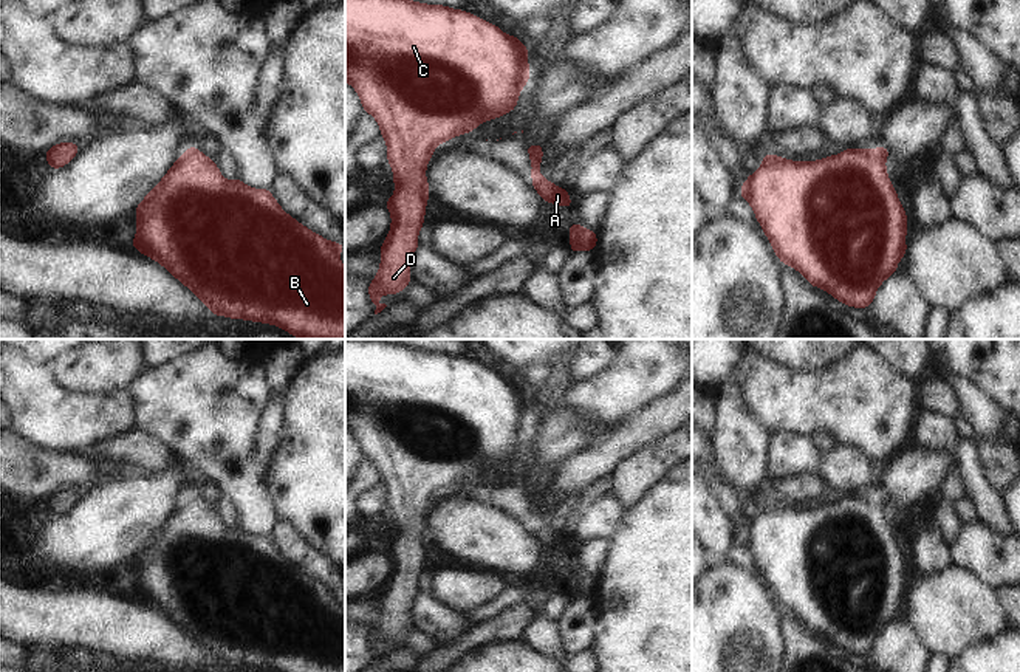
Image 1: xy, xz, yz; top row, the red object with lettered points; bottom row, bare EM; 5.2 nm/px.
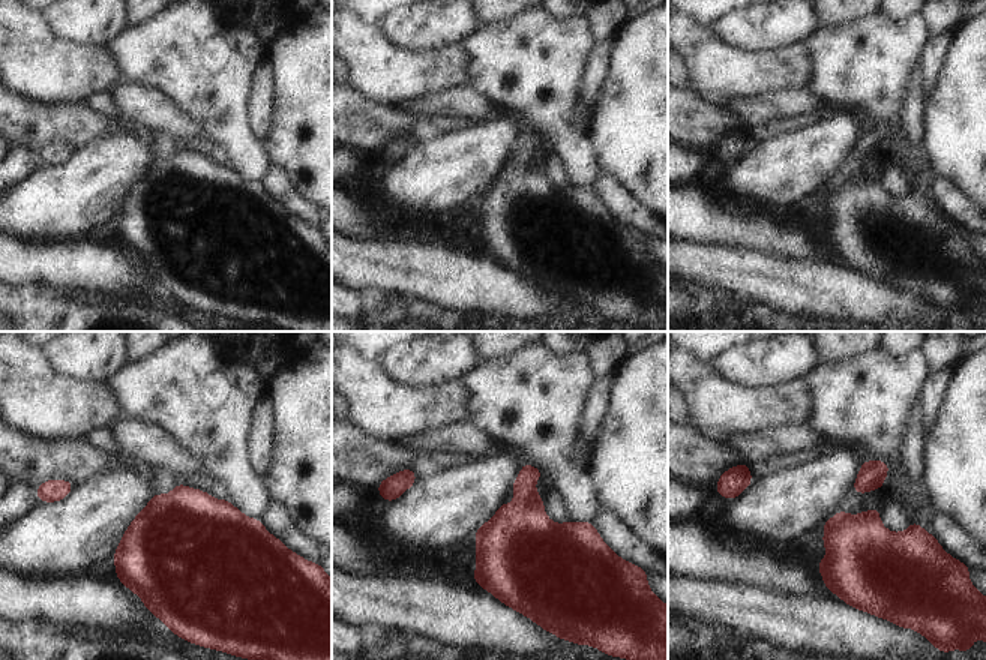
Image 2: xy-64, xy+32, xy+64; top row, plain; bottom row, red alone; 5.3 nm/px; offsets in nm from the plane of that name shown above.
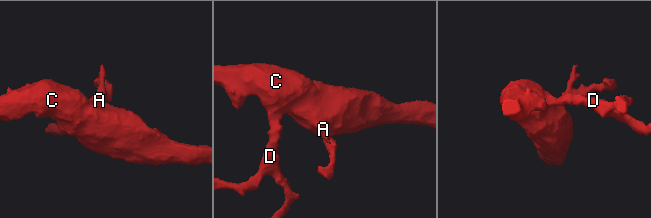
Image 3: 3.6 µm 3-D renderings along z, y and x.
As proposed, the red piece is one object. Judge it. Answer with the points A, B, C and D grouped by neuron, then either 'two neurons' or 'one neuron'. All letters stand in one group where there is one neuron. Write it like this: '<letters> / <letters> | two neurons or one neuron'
A B C D | one neuron

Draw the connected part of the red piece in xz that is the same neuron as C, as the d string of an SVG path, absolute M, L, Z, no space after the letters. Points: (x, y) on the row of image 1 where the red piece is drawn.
M345 0L345 82L356 90L362 110L370 113L381 129L381 136L387 141L387 163L393 170L395 195L385 201L392 215L392 226L387 238L381 245L381 265L376 277L368 283L368 297L376 308L375 314L381 313L387 305L378 303L376 299L382 294L401 293L413 279L409 273L409 263L413 252L419 248L418 231L424 226L426 203L430 195L426 180L426 166L430 163L433 150L438 144L449 141L463 133L472 133L475 127L484 121L500 118L517 107L519 93L528 84L531 68L528 67L528 46L517 36L506 36L497 25L488 23L467 11L447 8L443 5L426 5L413 0Z

